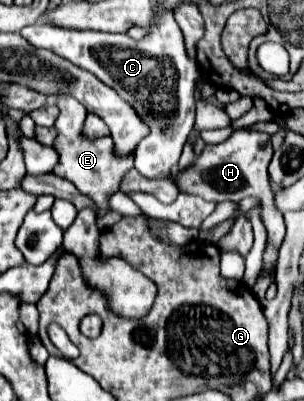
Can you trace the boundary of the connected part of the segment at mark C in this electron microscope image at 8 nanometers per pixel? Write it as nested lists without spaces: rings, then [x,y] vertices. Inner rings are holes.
[[[165,16],[165,20],[161,20],[161,24],[157,24],[157,26],[153,26],[149,36],[139,40],[139,42],[135,42],[127,34],[103,34],[103,32],[93,32],[93,30],[81,32],[81,30],[49,26],[43,22],[25,26],[19,34],[25,36],[25,40],[29,44],[33,44],[35,48],[51,50],[57,56],[67,58],[75,66],[95,74],[103,84],[111,86],[123,100],[127,100],[135,108],[135,112],[141,116],[141,120],[145,120],[145,124],[151,128],[151,134],[145,136],[135,148],[135,168],[139,170],[141,176],[145,176],[145,178],[165,176],[167,178],[171,174],[171,168],[177,166],[177,162],[179,162],[179,170],[184,170],[190,166],[195,157],[194,138],[190,139],[189,134],[193,130],[193,120],[195,120],[193,90],[195,90],[195,80],[199,80],[199,68],[197,68],[197,62],[191,60],[185,52],[183,34],[181,34],[173,16]]]

